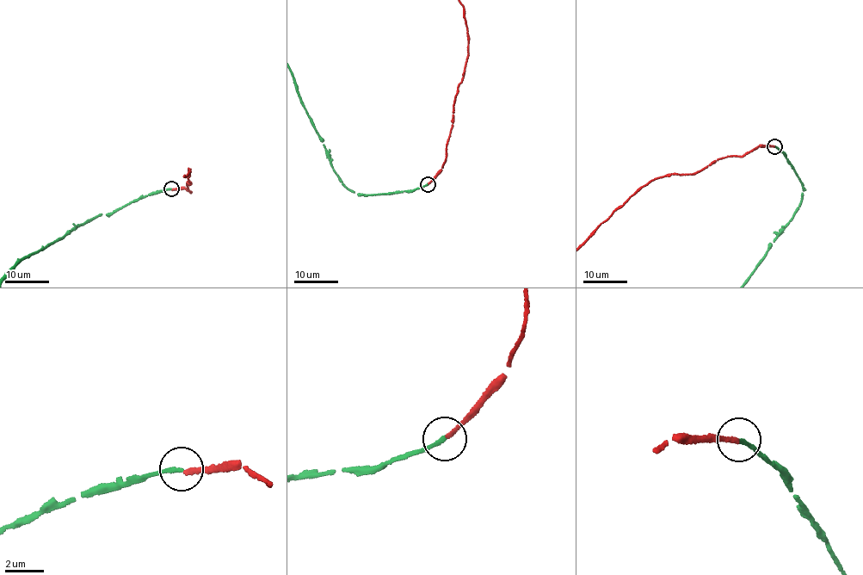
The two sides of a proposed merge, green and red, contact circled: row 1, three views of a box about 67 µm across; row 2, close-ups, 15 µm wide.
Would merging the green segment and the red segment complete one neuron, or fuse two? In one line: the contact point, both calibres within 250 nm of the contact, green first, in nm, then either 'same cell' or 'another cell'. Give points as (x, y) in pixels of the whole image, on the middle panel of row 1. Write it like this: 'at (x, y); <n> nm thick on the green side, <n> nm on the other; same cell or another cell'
at (428, 184); 200 nm thick on the green side, 190 nm on the other; another cell

